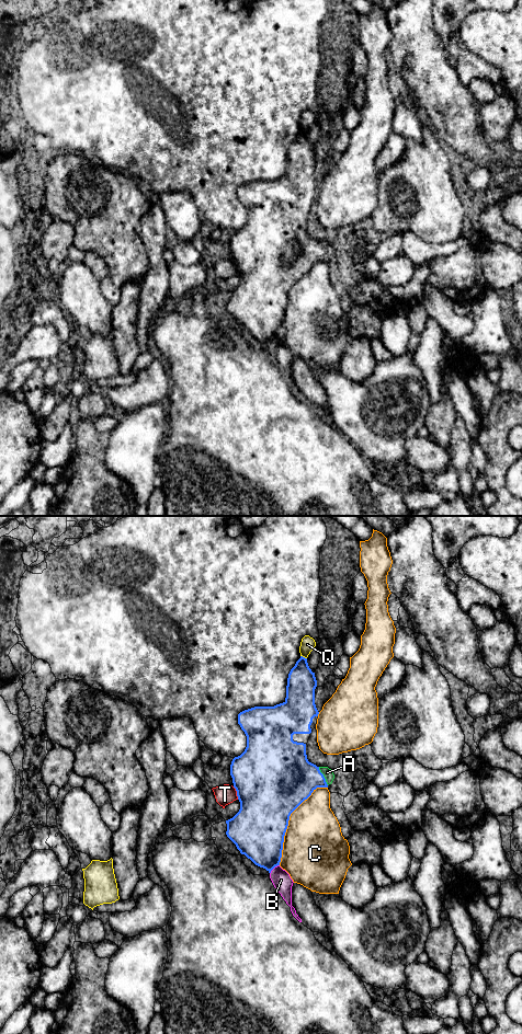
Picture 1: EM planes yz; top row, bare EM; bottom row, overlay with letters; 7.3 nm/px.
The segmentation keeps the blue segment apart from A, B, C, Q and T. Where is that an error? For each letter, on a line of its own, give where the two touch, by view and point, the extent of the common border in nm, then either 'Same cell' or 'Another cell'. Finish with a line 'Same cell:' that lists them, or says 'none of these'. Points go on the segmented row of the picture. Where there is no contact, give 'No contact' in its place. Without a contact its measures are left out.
A: Touches blue at yz (322, 776). Shared border 150 nm. Same cell
B: Touches blue at yz (273, 868). Shared border 100 nm. Another cell
C: Touches blue at yz (287, 822). Shared border 700 nm. Another cell
Q: Touches blue at yz (304, 657). Shared border 50 nm. Another cell
T: Touches blue at yz (237, 793). Shared border 100 nm. Another cell
Same cell: A

